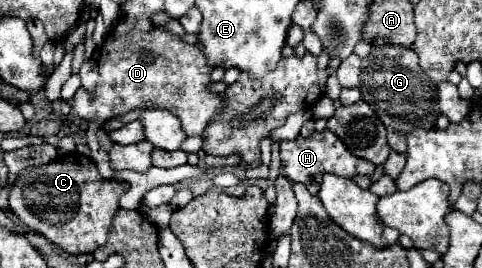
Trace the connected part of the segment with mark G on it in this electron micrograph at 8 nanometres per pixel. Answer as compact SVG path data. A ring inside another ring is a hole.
M399 45L373 47L371 53L363 59L359 89L363 101L371 103L371 107L383 121L387 129L387 141L393 151L407 151L407 135L413 129L435 127L435 121L439 117L437 85L431 79L427 79L425 71L421 71L413 49Z

